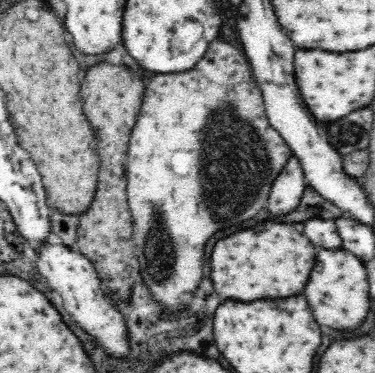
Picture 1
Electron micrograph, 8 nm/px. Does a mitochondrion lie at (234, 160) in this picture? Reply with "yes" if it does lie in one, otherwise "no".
yes

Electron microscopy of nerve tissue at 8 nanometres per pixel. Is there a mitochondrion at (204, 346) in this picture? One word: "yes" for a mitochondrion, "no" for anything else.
no

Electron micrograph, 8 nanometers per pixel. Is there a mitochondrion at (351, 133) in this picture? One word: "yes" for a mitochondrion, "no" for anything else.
yes

